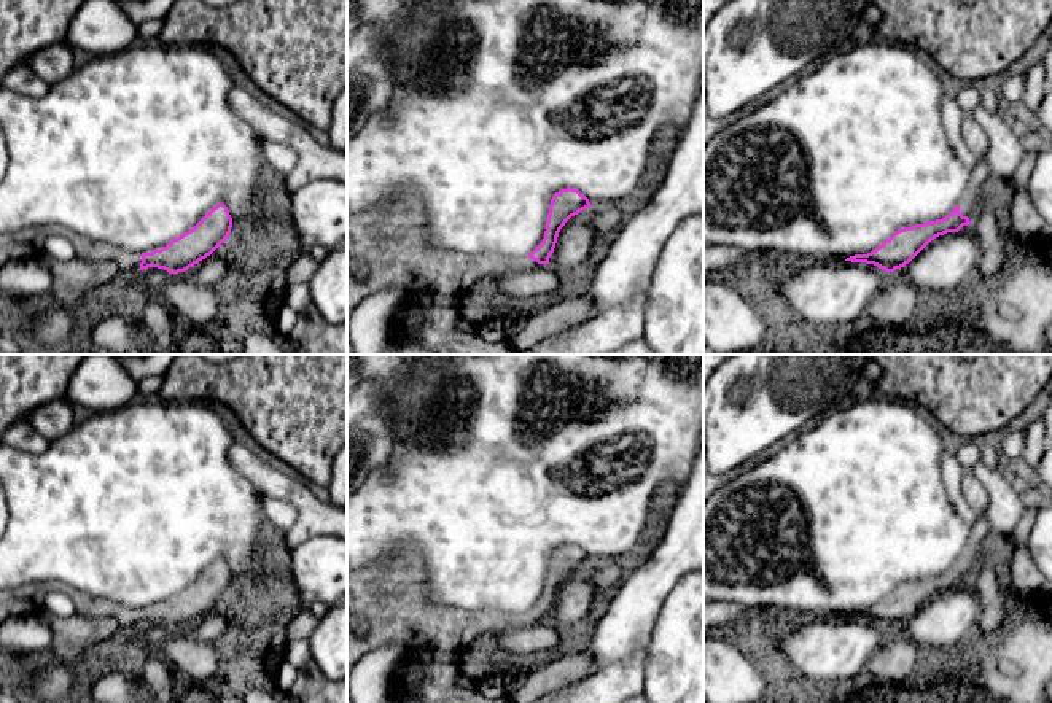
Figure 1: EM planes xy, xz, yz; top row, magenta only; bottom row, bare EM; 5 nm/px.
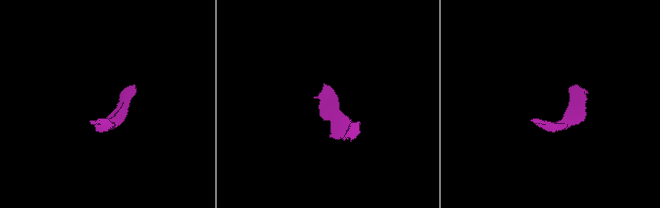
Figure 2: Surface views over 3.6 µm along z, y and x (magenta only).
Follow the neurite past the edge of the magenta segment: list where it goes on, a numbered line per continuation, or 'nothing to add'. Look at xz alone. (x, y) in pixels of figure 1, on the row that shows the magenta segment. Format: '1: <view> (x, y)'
1: xz (390, 239)

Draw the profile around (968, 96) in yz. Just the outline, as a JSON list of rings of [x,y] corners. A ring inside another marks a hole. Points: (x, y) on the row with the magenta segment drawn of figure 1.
[[[972,83],[958,84],[952,94],[966,115],[971,115],[977,107],[980,107],[979,84]]]

